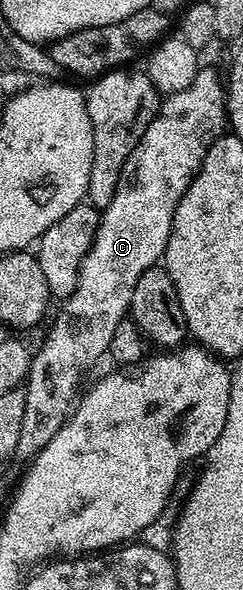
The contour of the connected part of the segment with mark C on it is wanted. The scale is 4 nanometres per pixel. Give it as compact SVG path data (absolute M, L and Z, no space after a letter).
M158 115L152 120L150 127L146 127L134 151L130 151L116 187L117 190L122 191L123 196L125 193L128 197L140 197L140 209L136 205L128 205L124 209L128 217L116 217L116 212L122 203L121 198L117 196L110 199L110 207L106 207L100 213L100 225L96 228L90 251L84 257L84 262L80 264L80 274L74 291L69 297L63 298L61 305L64 306L61 307L60 314L53 319L52 326L49 327L48 334L40 345L40 350L37 348L33 352L28 380L23 386L26 395L26 412L22 415L22 436L18 438L16 448L17 462L33 461L38 451L42 451L42 447L46 447L46 443L50 443L50 439L54 439L54 435L58 435L58 431L67 423L78 397L76 388L80 385L80 376L100 356L103 358L107 354L110 339L114 339L114 331L118 323L122 323L129 316L138 275L142 275L142 271L146 271L163 258L174 223L174 211L182 195L186 195L190 183L196 178L196 172L202 167L208 149L220 136L222 136L221 130L208 130L204 125L196 125L189 131L187 137L178 122L163 121L163 116Z

